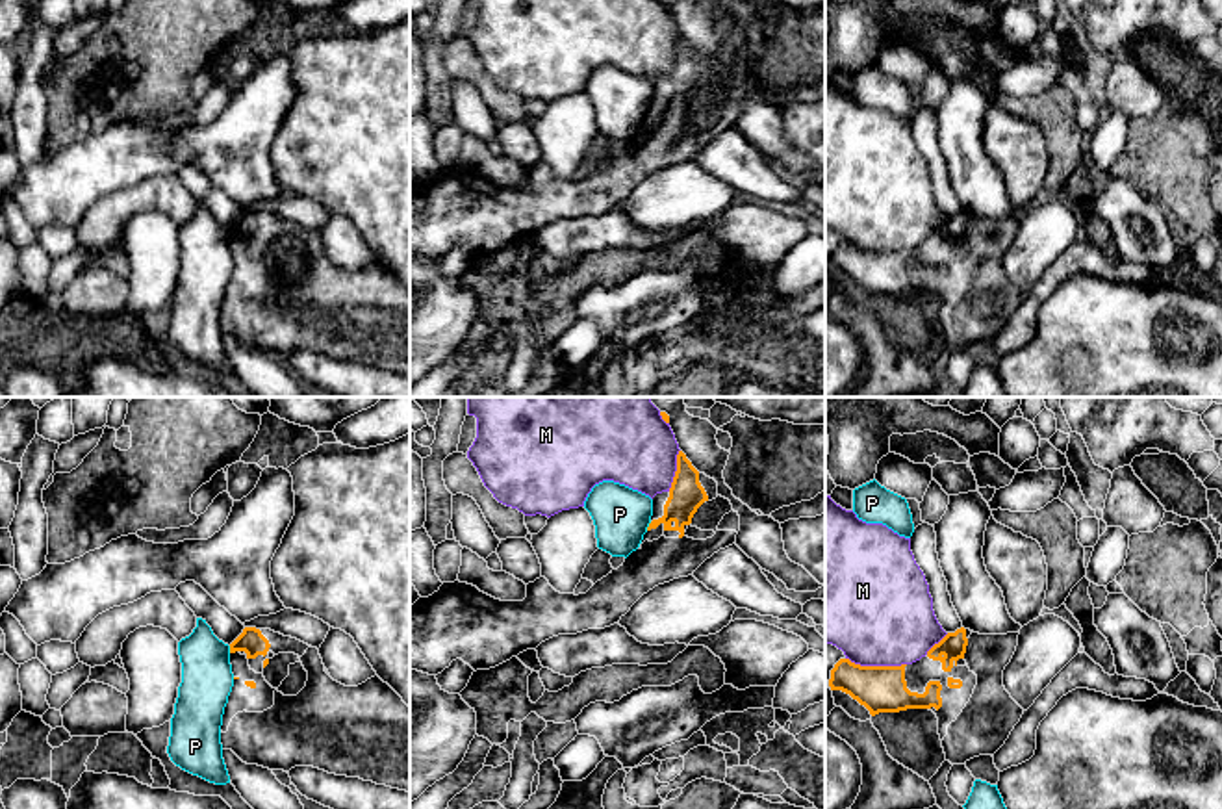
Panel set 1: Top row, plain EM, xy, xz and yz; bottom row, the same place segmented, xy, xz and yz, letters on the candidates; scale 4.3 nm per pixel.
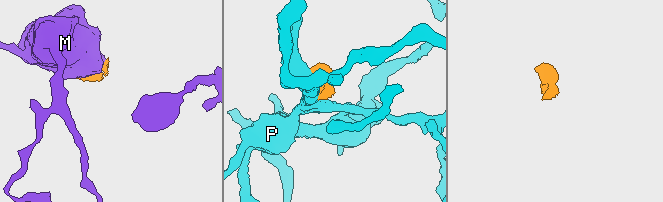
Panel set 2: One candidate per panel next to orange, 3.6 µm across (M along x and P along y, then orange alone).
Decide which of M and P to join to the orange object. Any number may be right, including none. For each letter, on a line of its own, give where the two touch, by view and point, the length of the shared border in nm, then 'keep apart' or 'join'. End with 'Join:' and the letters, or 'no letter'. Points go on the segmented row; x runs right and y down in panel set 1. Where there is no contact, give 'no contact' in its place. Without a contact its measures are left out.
M: meets orange in yz at (876, 667); contact 260 nm long; keep apart
P: meets orange in xz at (649, 526); contact 50 nm long; keep apart
Join: no letter

